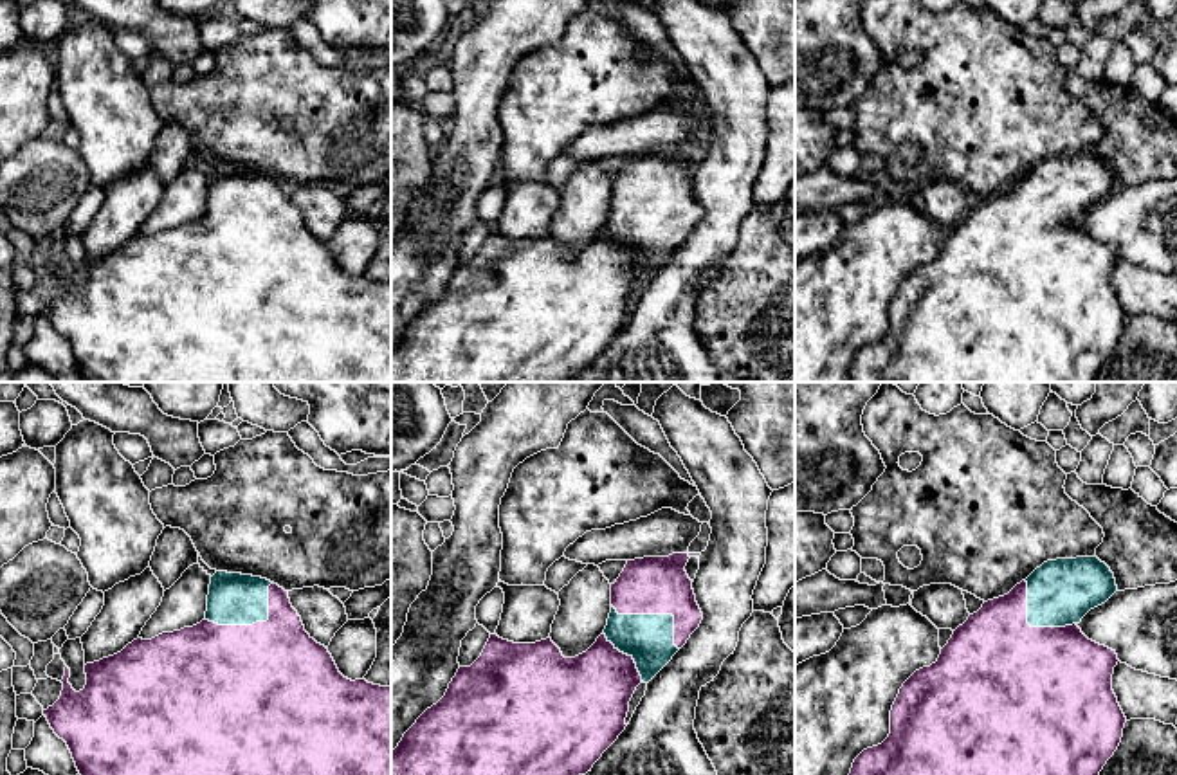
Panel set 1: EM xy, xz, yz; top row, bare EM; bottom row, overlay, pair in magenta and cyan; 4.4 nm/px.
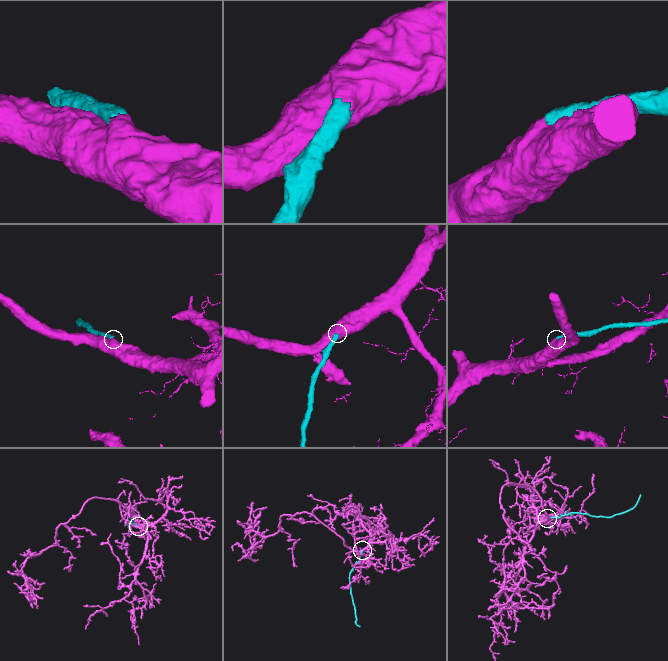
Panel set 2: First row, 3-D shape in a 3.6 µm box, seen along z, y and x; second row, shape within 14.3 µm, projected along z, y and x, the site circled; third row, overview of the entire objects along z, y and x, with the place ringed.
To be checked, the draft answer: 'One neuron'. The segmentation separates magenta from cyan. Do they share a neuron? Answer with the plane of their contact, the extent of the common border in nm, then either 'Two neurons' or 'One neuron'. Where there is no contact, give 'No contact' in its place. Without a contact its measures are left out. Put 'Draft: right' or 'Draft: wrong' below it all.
Touches magenta in xy. Shared border 360 nm. One neuron
Draft: right

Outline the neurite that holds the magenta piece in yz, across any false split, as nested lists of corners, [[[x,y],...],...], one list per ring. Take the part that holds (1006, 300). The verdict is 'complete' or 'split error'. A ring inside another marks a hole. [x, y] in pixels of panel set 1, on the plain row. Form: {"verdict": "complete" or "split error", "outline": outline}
{"verdict": "split error", "outline": [[[1098,153],[1047,157],[1008,191],[988,196],[959,222],[941,245],[935,260],[916,267],[899,285],[890,306],[890,330],[872,344],[863,346],[853,359],[849,382],[1096,382],[1099,368],[1118,346],[1127,314],[1112,287],[1118,261],[1116,247],[1089,236],[1078,220],[1094,204],[1105,200],[1118,187],[1114,169]]]}

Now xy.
{"verdict": "split error", "outline": [[[216,168],[211,173],[205,214],[151,236],[137,234],[121,249],[85,261],[87,281],[76,288],[65,263],[59,296],[43,306],[54,330],[63,335],[76,364],[85,377],[96,382],[391,382],[391,283],[344,274],[328,245],[317,240],[292,204],[288,187],[252,171]]]}

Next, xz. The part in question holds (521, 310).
{"verdict": "split error", "outline": [[[672,150],[669,153],[627,157],[616,178],[611,180],[611,209],[604,229],[586,249],[575,254],[564,254],[552,234],[535,240],[514,240],[497,231],[490,231],[481,252],[470,263],[458,265],[445,292],[416,315],[416,319],[404,330],[398,342],[391,348],[391,382],[568,382],[579,371],[591,368],[593,360],[625,326],[629,297],[636,283],[640,279],[649,279],[687,240],[703,216],[703,209],[692,186],[692,177],[685,168],[689,155],[689,150]]]}

